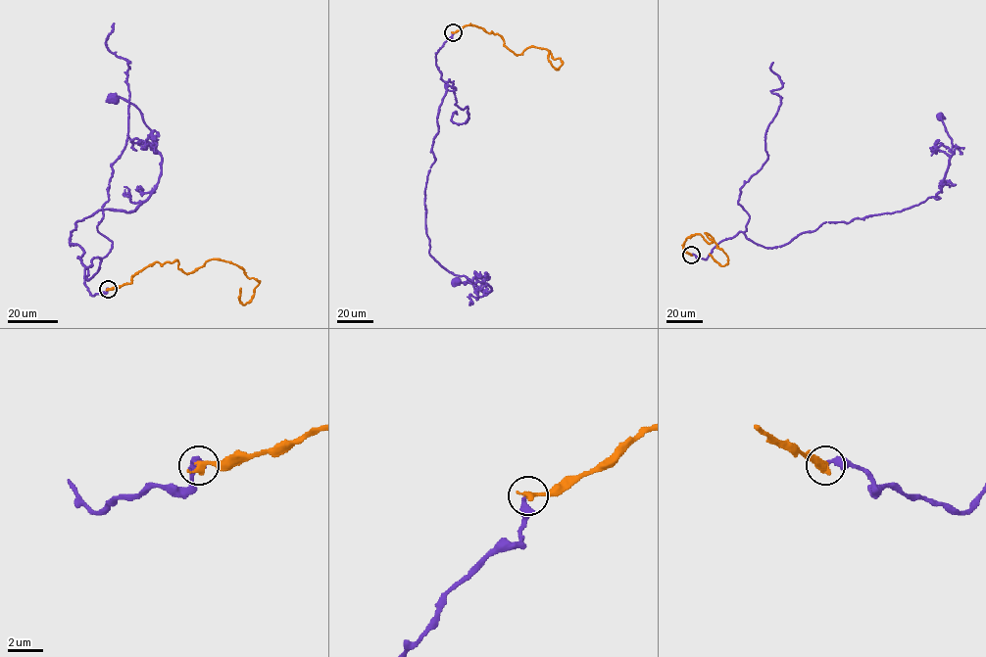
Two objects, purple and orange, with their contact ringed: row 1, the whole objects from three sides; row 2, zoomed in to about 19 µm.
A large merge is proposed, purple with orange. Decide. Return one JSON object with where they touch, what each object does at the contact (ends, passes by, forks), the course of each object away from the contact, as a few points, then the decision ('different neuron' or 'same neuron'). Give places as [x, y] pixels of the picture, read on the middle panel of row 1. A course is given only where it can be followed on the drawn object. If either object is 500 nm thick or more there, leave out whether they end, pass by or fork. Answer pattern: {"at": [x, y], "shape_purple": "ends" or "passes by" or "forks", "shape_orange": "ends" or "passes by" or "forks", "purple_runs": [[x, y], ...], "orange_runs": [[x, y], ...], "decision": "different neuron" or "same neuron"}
{"at": [453, 32], "shape_purple": "ends", "shape_orange": "ends", "purple_runs": [[452, 32], [436, 53], [447, 84], [424, 191], [429, 253], [449, 271], [492, 290], [456, 282]], "orange_runs": [[452, 32], [470, 24], [499, 34], [516, 54], [545, 48], [561, 60], [559, 69], [549, 50]], "decision": "same neuron"}

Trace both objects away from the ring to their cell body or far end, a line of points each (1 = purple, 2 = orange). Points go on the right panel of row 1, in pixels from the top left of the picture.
1: (691, 255), (706, 259), (739, 232), (772, 248), (826, 221), (850, 222), (937, 199), (953, 153), (941, 117)
2: (691, 255), (683, 249), (686, 239), (700, 234), (712, 243), (706, 233), (726, 263), (709, 254)

